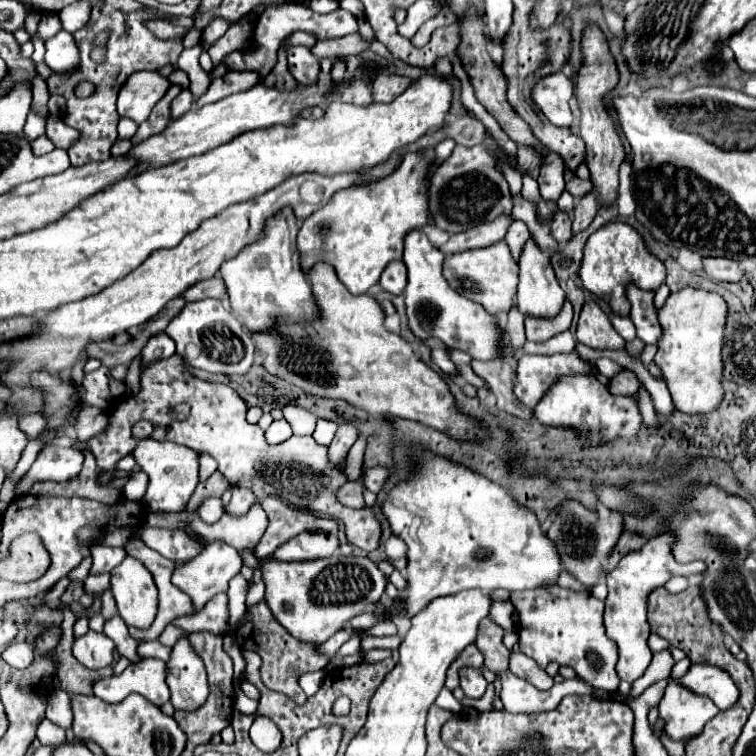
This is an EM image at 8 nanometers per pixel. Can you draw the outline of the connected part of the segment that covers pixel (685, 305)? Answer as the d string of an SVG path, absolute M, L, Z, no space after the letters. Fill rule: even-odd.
M685 287L667 297L659 309L663 337L655 355L669 387L673 405L687 415L707 415L723 401L723 331L727 323L727 301L721 293Z

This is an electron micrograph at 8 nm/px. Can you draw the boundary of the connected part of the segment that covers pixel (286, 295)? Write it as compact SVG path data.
M279 211L279 215L267 223L267 231L263 231L259 243L245 247L237 257L221 265L219 273L227 285L231 309L239 311L247 331L265 331L281 317L301 323L315 317L311 285L299 267L299 251L295 251L297 231L295 215L291 215L291 211Z

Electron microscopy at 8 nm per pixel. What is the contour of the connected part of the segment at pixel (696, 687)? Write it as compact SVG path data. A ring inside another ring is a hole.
M695 663L687 675L681 677L681 683L695 693L711 697L721 711L731 709L739 701L739 689L735 687L731 675L715 665Z

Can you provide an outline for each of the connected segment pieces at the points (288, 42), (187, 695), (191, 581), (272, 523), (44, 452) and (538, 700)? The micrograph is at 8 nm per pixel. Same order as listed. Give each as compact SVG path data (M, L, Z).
M295 31L291 33L283 43L281 47L293 47L293 45L307 45L307 47L313 47L315 45L315 37L305 33L305 31Z
M187 637L173 645L173 653L167 663L167 685L171 689L171 703L175 709L197 711L203 707L203 701L207 701L207 673L199 655L193 653Z
M209 541L209 543L203 545L203 551L195 559L175 567L175 573L173 573L171 581L173 581L175 587L185 591L193 599L193 605L199 611L213 595L217 595L221 591L227 591L229 579L239 573L241 565L243 563L241 563L235 547L231 547L231 545L223 543L223 541Z
M270 495L267 499L263 499L261 505L269 517L269 527L253 551L257 559L271 555L279 545L283 545L285 541L289 541L291 537L303 531L337 533L339 529L339 525L333 519L323 519L311 513L297 511L295 507L283 503L281 497Z
M45 447L37 455L31 469L19 481L17 491L29 493L37 481L67 481L81 471L83 455L77 449Z
M503 671L499 679L501 679L501 701L509 713L537 715L555 709L559 701L569 693L591 693L591 685L577 679L565 679L561 683L555 683L549 691L535 689L531 683L515 677L511 671Z

